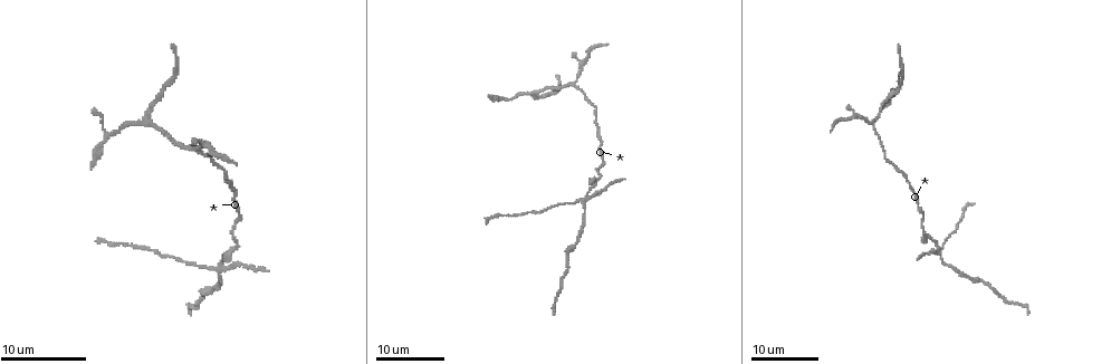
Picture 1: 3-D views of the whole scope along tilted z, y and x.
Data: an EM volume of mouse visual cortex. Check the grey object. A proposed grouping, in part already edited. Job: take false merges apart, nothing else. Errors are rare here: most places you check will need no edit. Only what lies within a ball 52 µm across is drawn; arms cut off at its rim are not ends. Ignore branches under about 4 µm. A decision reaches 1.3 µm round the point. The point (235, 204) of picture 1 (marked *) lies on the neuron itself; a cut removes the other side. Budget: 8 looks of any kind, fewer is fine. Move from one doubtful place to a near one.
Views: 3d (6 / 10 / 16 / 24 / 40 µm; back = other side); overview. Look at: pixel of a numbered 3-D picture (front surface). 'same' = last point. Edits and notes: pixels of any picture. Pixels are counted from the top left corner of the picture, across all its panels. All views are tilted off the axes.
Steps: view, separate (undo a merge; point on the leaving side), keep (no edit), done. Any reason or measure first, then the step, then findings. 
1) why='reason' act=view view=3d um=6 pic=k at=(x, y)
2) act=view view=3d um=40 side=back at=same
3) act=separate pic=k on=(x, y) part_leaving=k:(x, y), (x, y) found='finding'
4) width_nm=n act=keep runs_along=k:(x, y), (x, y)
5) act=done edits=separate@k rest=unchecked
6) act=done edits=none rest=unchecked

why='thick turns thin' act=view view=3d um=24 pic=1 at=(235, 242)

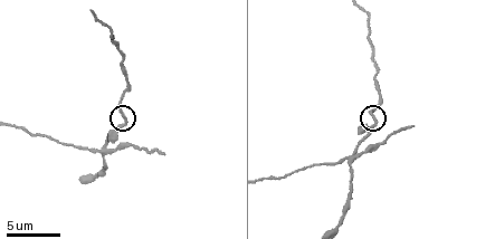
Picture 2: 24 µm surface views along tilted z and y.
why='zoom in' act=view view=3d um=10 pic=2 at=(375, 122)

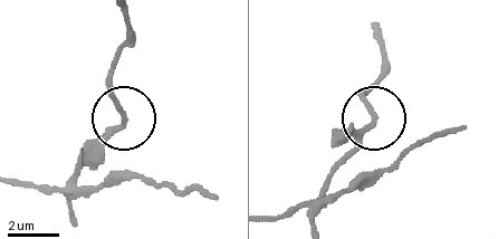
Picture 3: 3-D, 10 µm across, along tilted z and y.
act=keep runs_along=3:(373, 29), (384, 53), (362, 92), (373, 122), (342, 165) found='all the same neuron'

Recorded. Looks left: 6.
why='a fork' act=view view=3d um=6 pic=2 at=(111, 151)

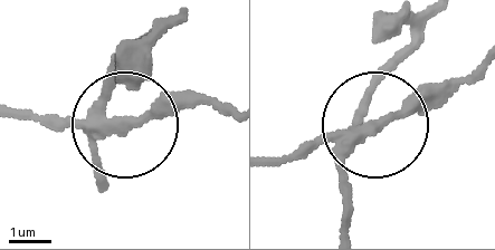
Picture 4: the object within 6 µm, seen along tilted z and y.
side_arm_um=6 act=separate pic=4 on=(151, 108) part_leaving=4:(97, 122), (28, 113) found='a second neuron is stuck on'

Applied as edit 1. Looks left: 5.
why='three-way junction' act=view view=3d um=24 pic=1 at=(574, 83)

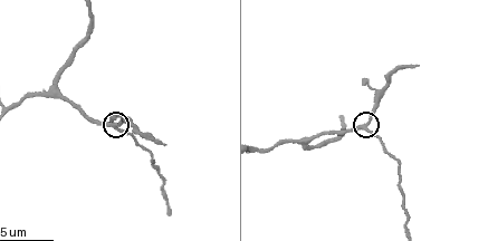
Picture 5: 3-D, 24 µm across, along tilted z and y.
act=view view=3d um=6 pic=5 at=(366, 124)

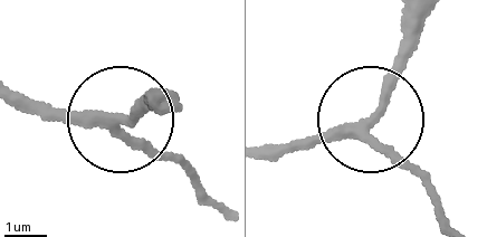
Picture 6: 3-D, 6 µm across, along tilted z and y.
arms=3 act=keep runs_along=6:(449, 216), (374, 126), (390, 73), (416, 36) found='continuous, no second neuron'

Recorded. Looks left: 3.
why='arms part here' act=view view=3d um=16 pic=5 at=(303, 145)

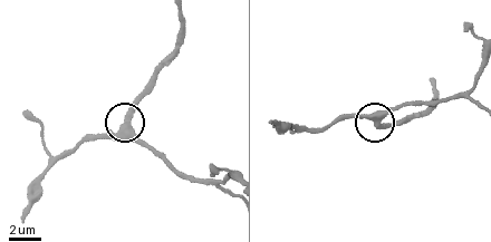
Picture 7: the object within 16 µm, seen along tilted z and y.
act=keep runs_along=7:(229, 193), (173, 172), (123, 127), (111, 134), (88, 134) found='continuous, no second neuron'

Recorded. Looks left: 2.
act=done edits=separate@4 rest=unchecked

